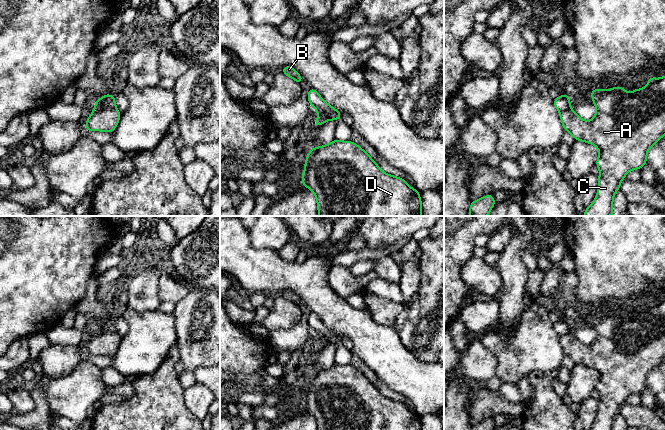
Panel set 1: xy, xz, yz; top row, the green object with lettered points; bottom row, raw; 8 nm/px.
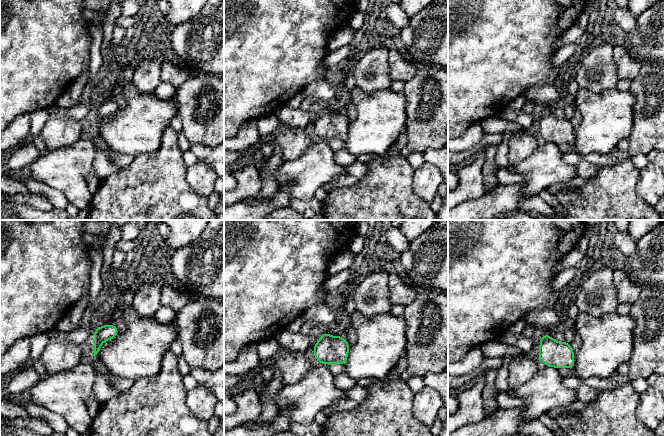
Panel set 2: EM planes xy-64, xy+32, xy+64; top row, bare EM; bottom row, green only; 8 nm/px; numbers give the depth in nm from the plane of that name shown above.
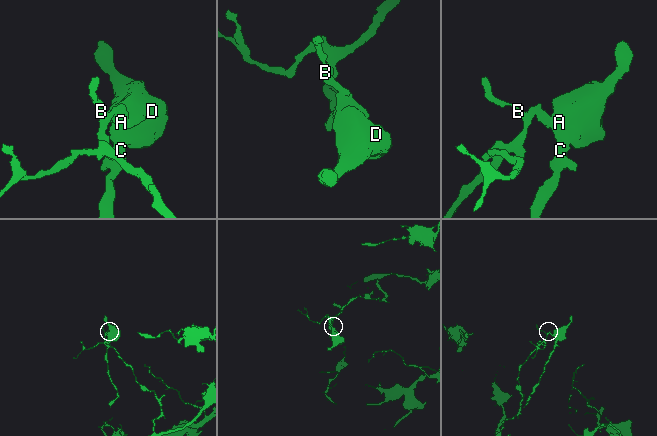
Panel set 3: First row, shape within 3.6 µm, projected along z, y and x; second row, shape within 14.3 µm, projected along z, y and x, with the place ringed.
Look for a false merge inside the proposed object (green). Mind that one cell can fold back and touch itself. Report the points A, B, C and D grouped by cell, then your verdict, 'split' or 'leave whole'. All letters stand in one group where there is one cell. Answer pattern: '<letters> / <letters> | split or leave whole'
A C D / B | split

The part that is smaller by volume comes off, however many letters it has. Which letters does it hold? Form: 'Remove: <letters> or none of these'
Remove: A, C, D

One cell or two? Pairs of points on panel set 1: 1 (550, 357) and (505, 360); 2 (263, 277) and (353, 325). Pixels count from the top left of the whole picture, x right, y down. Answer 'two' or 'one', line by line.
1: one
2: one

